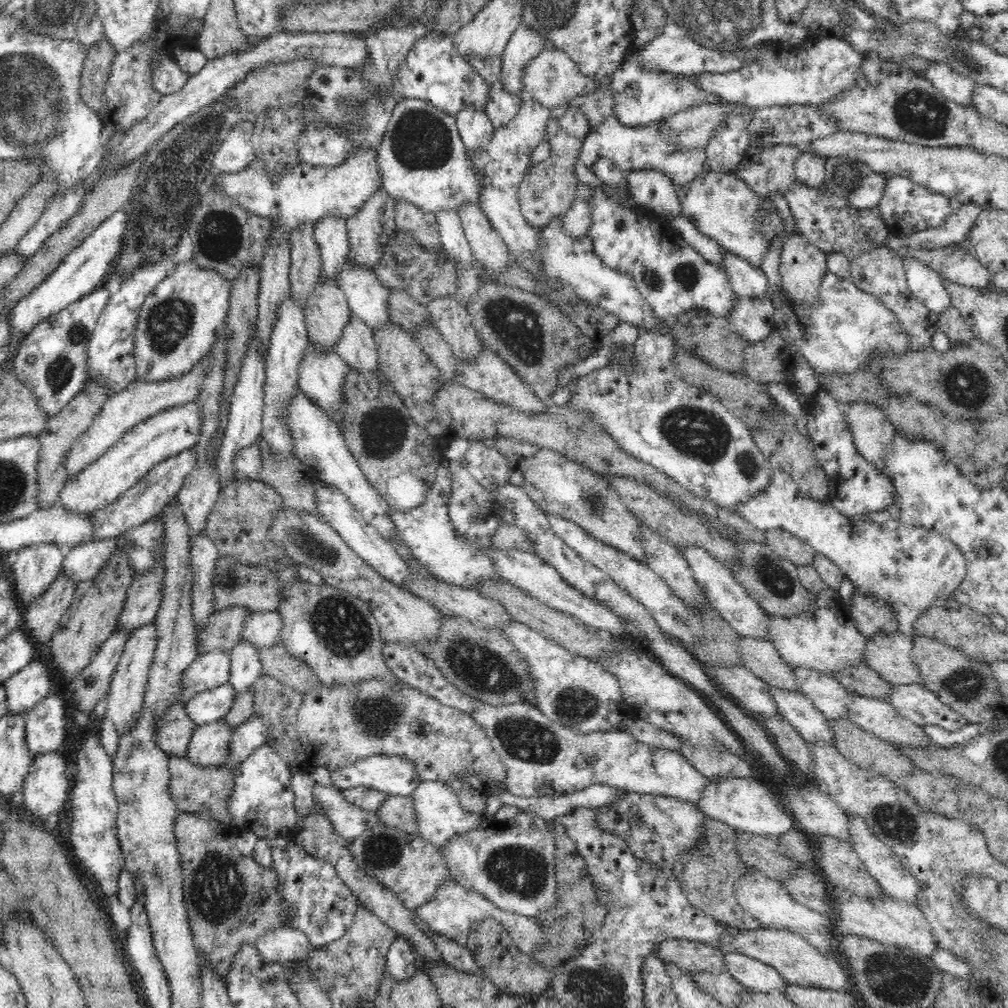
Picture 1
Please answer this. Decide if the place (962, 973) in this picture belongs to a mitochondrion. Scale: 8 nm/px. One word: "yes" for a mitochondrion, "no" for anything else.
no

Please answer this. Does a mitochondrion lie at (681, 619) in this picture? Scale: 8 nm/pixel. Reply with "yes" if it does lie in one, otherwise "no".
yes

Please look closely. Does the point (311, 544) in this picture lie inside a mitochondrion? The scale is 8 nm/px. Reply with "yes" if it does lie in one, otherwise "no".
yes

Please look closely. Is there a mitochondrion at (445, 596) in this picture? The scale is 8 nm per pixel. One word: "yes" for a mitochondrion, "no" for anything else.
no

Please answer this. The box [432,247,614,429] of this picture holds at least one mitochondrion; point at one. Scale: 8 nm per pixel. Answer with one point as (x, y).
(517, 325)

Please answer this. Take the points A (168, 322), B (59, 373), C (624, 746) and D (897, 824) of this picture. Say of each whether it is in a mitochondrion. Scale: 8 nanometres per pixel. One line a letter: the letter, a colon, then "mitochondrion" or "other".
A: mitochondrion
B: mitochondrion
C: other
D: mitochondrion

